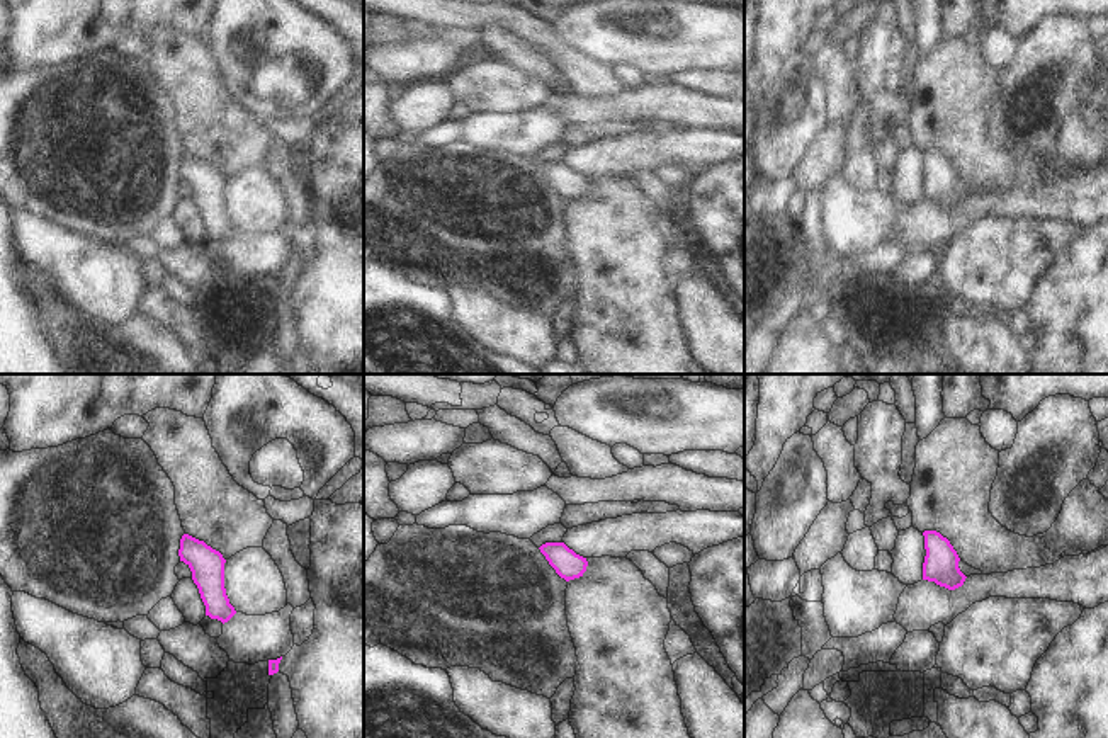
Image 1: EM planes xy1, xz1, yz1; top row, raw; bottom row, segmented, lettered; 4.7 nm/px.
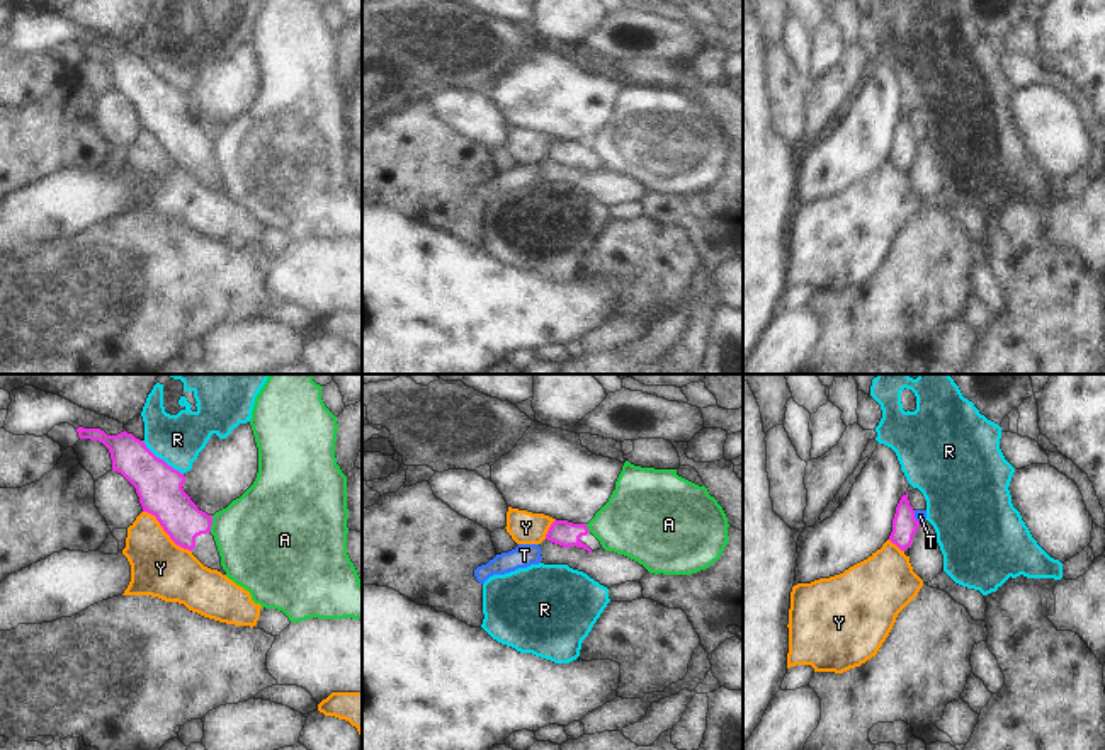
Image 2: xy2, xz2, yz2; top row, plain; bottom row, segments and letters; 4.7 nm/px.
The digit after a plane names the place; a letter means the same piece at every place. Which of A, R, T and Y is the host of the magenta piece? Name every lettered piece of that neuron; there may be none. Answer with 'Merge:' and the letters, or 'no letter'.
Merge: no letter

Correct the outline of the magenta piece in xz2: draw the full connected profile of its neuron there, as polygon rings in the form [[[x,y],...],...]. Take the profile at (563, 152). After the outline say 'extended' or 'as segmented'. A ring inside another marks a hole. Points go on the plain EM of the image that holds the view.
[[[554,139],[546,158],[563,167],[583,167],[588,172],[602,167],[600,160],[588,150],[586,143],[573,143],[568,139]]]; extended

